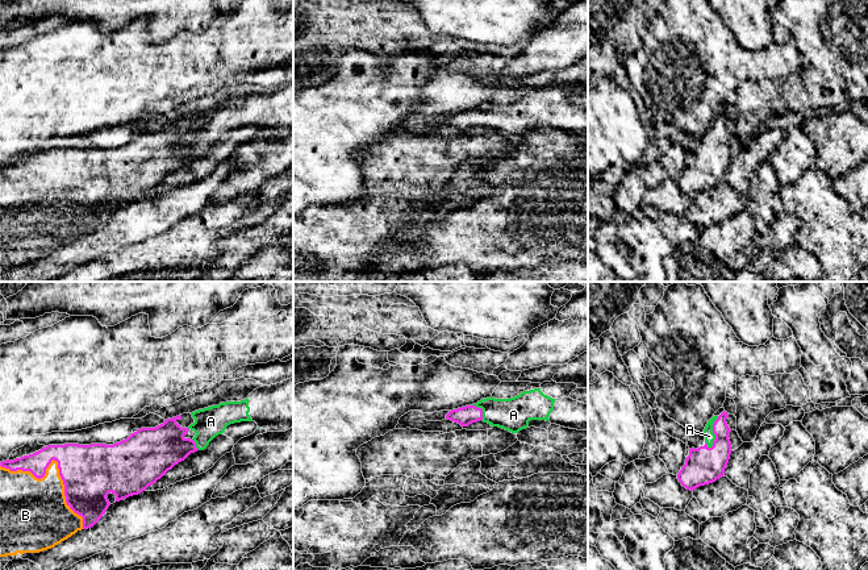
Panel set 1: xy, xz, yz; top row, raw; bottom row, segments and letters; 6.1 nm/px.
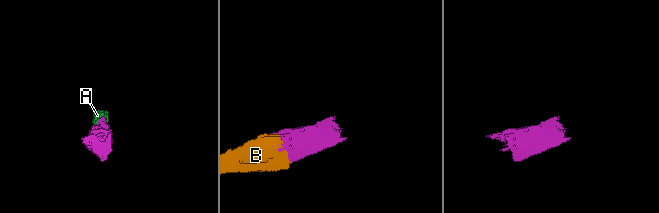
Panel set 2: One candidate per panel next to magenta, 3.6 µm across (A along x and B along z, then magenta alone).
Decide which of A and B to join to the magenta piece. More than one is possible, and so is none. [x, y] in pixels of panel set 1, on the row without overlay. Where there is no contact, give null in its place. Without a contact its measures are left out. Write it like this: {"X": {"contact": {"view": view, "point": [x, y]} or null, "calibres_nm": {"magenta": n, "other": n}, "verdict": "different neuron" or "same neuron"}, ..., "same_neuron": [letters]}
{"A": {"contact": {"view": "yz", "point": [713, 137]}, "calibres_nm": {"magenta": 220, "other": 60}, "verdict": "same neuron"}, "B": {"contact": {"view": "xy", "point": [58, 170]}, "calibres_nm": {"magenta": 340, "other": 280}, "verdict": "same neuron"}, "same_neuron": ["A", "B"]}

